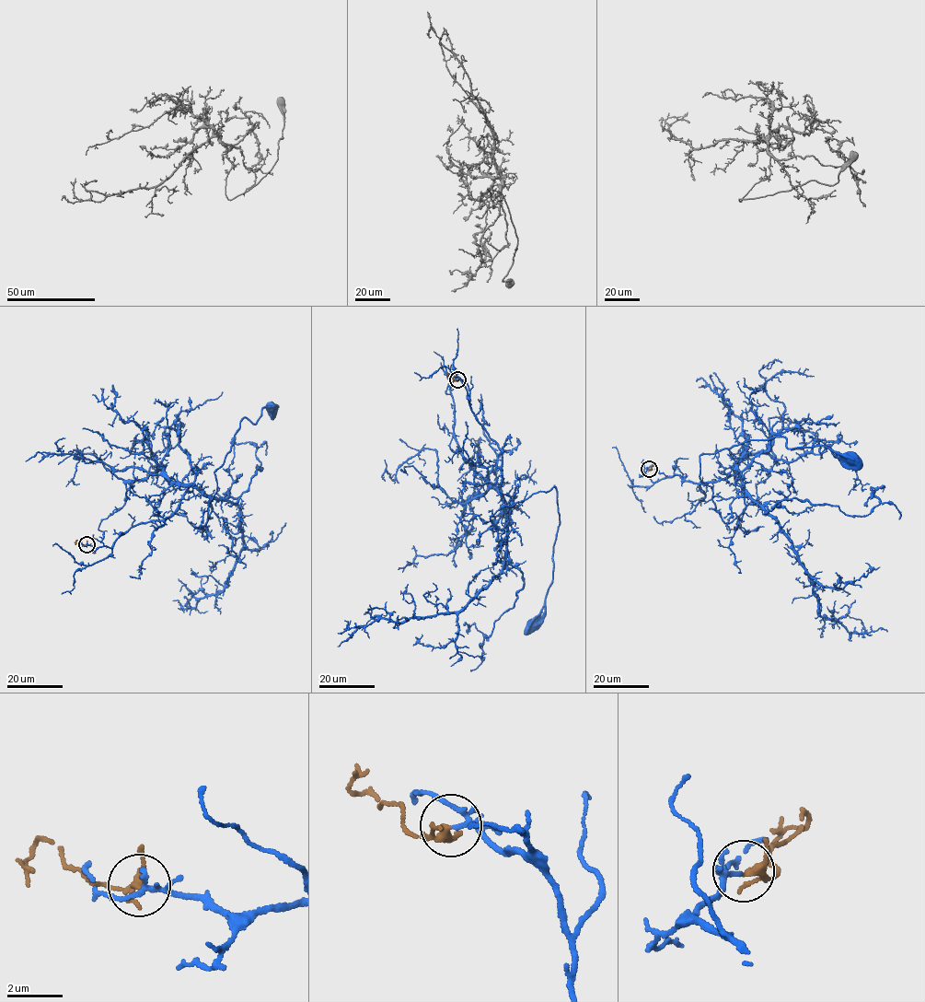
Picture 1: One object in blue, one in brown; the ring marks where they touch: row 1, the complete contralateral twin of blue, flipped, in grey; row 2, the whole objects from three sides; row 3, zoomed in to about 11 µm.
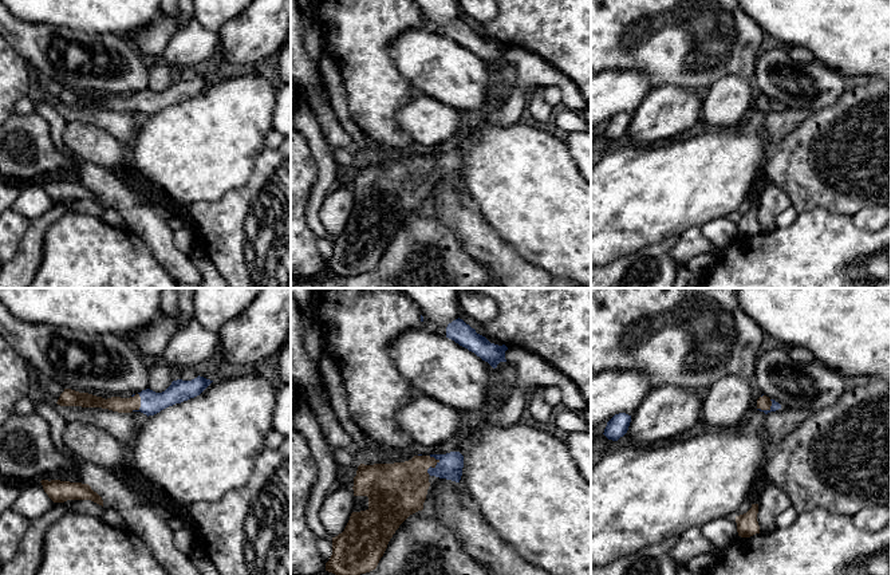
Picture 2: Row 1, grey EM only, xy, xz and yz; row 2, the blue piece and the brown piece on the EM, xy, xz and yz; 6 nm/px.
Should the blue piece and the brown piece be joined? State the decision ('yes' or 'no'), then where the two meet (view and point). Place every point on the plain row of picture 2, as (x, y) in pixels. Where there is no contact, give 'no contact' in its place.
yes; meets blue in xz at (433, 168)

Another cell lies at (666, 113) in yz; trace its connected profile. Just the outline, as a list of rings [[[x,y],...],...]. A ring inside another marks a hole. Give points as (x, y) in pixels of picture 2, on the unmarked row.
[[[675,84],[653,88],[635,113],[627,135],[631,145],[648,146],[679,137],[701,119],[703,92]]]

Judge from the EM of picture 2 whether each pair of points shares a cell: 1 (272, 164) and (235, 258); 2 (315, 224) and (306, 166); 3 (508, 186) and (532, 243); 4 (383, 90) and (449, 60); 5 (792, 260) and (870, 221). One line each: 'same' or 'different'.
1: same
2: different
3: same
4: different
5: different

